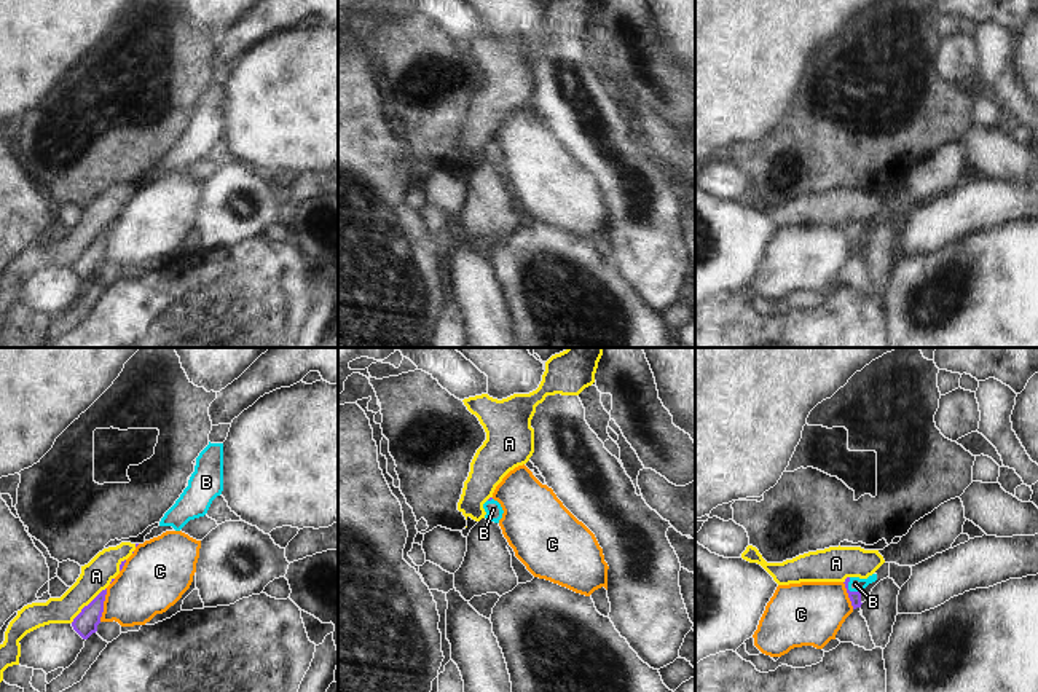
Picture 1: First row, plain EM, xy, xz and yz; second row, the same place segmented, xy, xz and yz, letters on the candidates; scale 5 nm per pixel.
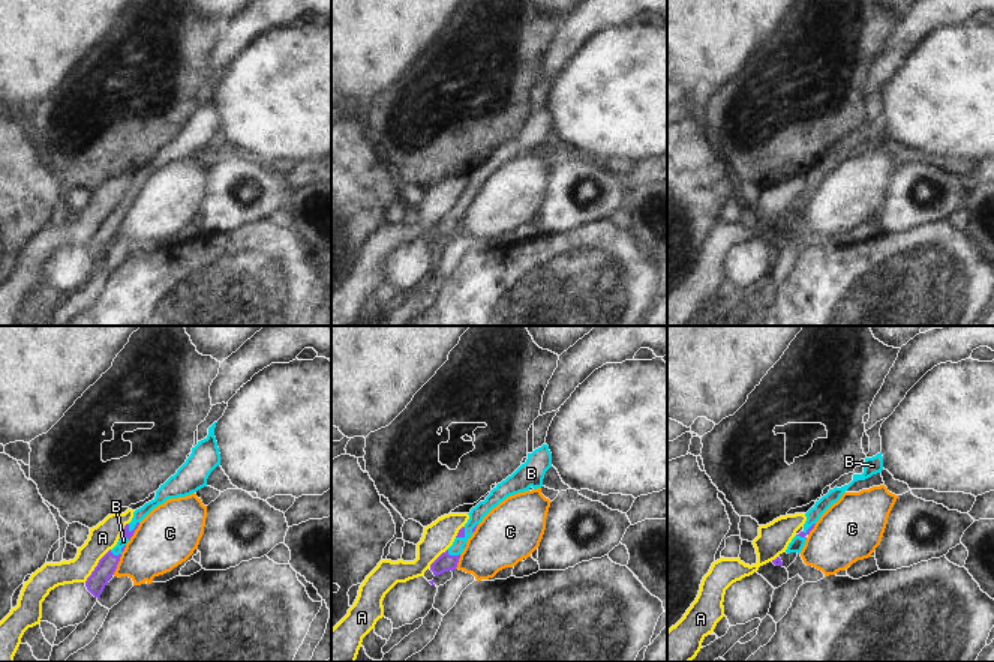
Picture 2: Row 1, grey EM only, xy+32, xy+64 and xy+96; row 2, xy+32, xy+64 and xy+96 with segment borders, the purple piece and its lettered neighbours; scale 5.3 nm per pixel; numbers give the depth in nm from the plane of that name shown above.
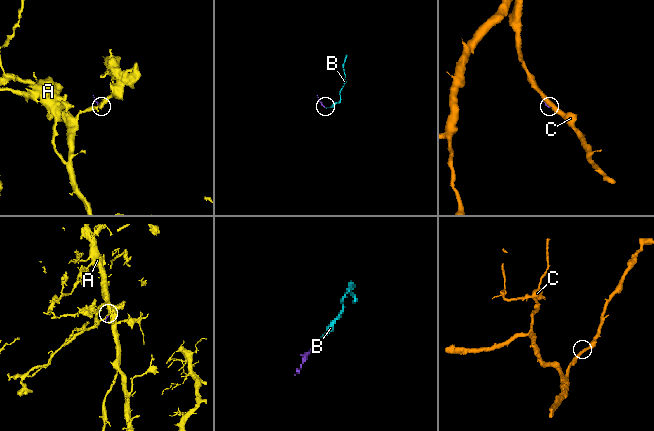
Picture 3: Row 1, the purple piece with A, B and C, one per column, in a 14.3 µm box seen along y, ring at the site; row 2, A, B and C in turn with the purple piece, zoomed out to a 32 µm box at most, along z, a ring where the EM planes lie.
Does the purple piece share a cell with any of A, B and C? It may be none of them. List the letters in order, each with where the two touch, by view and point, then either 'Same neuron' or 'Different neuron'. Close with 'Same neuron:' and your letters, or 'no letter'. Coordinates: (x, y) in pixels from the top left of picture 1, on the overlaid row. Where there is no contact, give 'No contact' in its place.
A: Touches purple at xy (88, 605). Different neuron
B: Touches purple at yz (847, 589). Same neuron
C: Touches purple at xy (102, 605). Different neuron
Same neuron: B

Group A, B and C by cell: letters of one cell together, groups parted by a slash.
A / B / C

